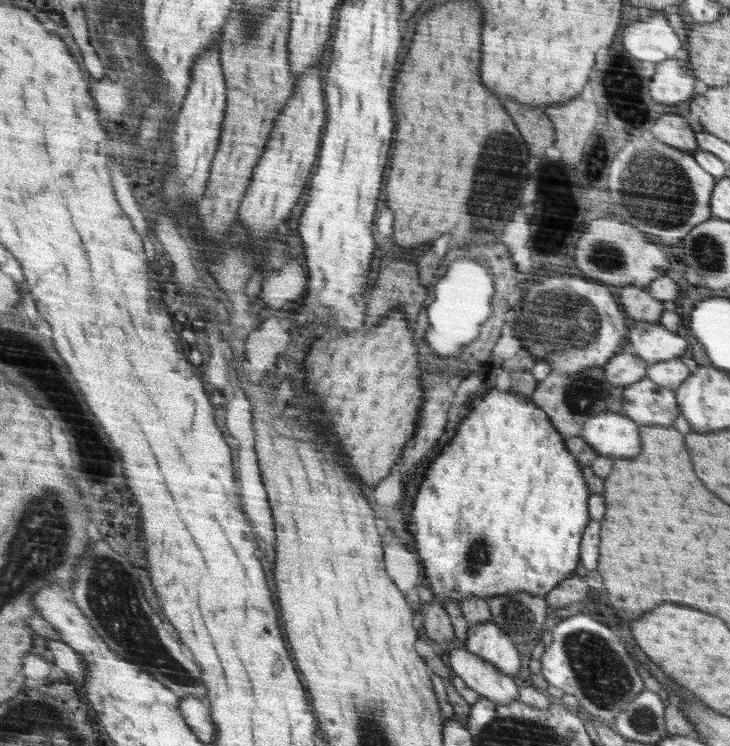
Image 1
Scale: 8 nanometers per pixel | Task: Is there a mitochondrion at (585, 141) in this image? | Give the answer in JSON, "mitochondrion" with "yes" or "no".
{"mitochondrion":"no"}

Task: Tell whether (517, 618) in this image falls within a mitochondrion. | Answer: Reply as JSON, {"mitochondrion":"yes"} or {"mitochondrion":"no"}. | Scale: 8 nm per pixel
{"mitochondrion":"yes"}

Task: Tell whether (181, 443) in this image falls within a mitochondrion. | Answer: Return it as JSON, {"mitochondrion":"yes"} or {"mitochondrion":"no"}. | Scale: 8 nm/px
{"mitochondrion":"no"}

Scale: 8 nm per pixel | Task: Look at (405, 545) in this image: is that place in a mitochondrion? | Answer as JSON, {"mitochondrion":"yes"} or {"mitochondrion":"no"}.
{"mitochondrion":"no"}

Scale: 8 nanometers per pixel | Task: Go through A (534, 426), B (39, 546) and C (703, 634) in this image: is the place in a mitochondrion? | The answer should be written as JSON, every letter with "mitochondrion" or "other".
{"A":"other","B":"mitochondrion","C":"other"}

